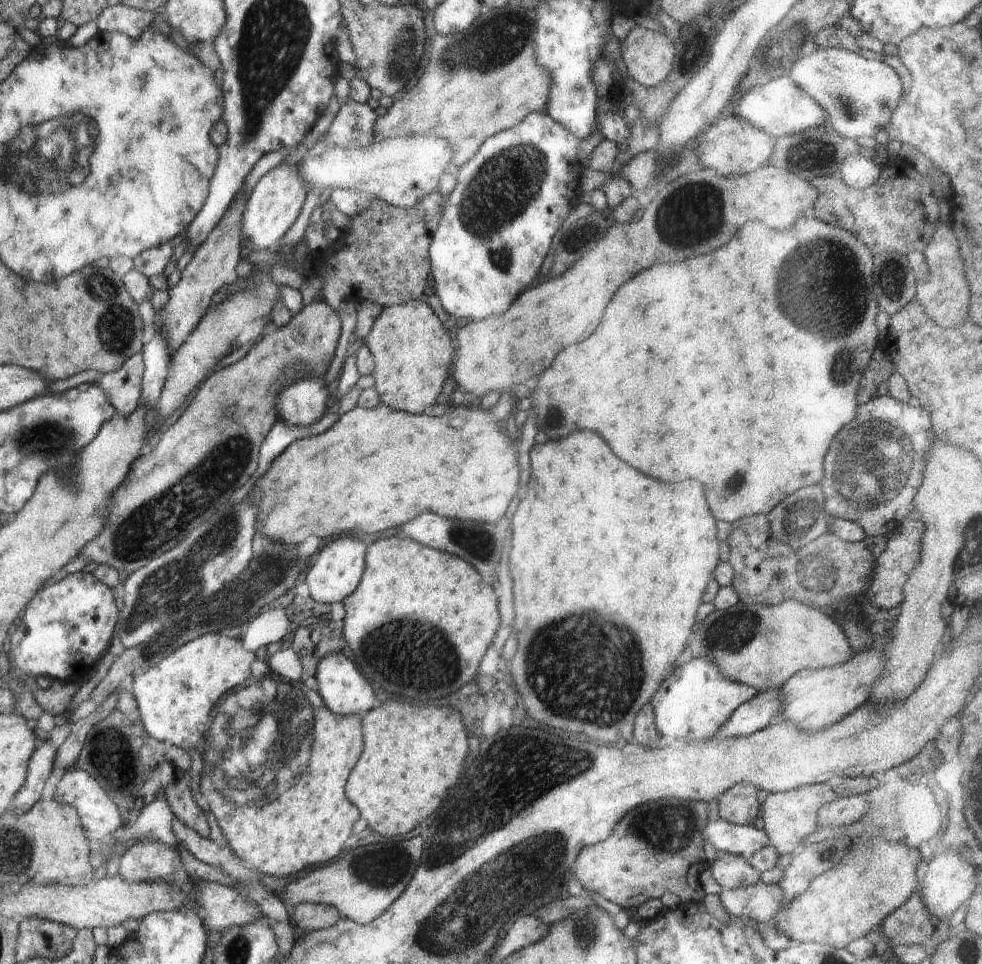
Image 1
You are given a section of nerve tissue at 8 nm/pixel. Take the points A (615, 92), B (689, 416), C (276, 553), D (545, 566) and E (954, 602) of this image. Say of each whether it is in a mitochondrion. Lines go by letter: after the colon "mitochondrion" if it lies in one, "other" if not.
A: mitochondrion
B: other
C: mitochondrion
D: other
E: other

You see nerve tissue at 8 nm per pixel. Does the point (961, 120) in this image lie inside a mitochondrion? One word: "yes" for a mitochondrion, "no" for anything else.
no

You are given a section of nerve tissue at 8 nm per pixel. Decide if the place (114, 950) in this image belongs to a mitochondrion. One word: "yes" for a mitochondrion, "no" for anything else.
no

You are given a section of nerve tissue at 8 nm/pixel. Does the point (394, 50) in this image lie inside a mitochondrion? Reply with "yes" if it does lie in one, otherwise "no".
yes

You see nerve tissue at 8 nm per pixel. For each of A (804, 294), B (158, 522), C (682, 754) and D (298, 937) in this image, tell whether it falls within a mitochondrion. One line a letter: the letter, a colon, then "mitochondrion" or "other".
A: mitochondrion
B: mitochondrion
C: other
D: other

